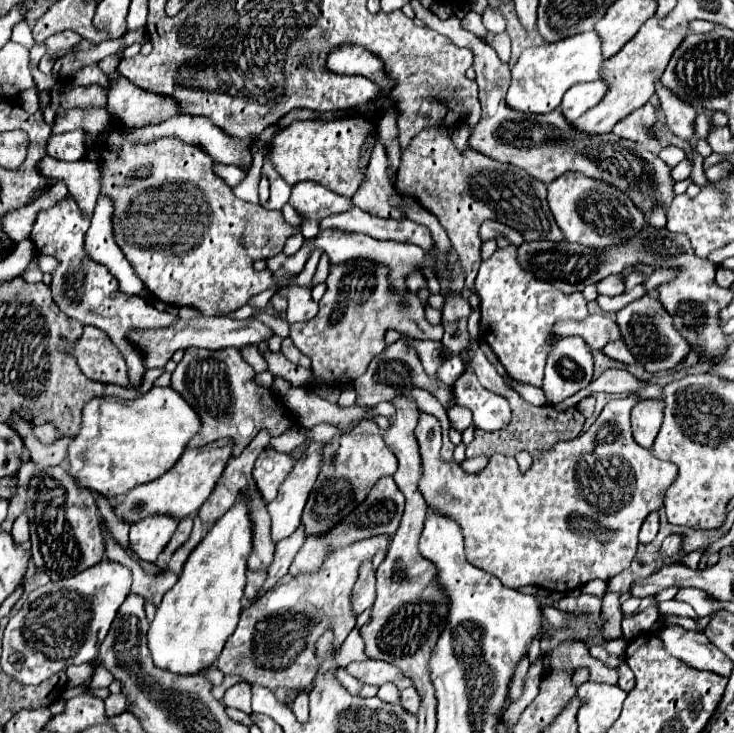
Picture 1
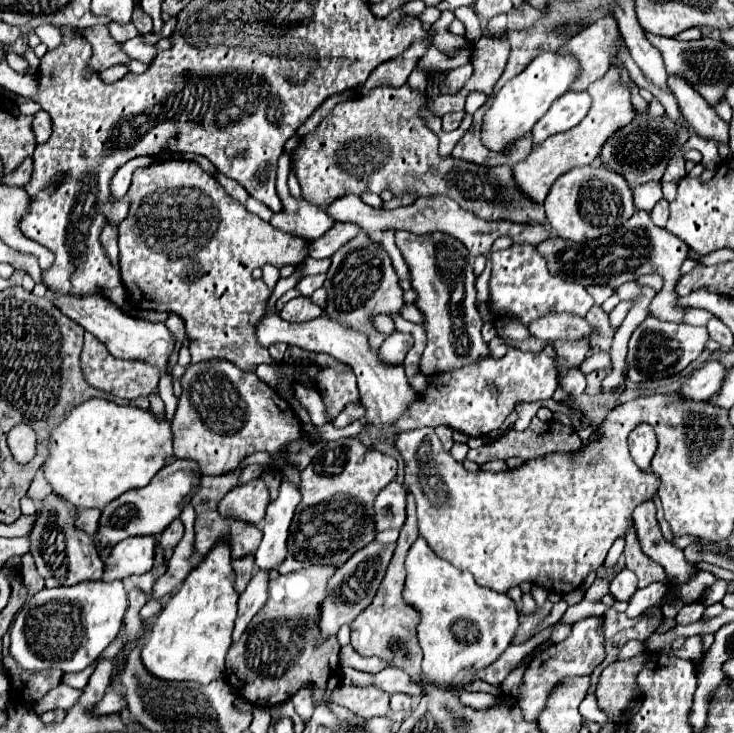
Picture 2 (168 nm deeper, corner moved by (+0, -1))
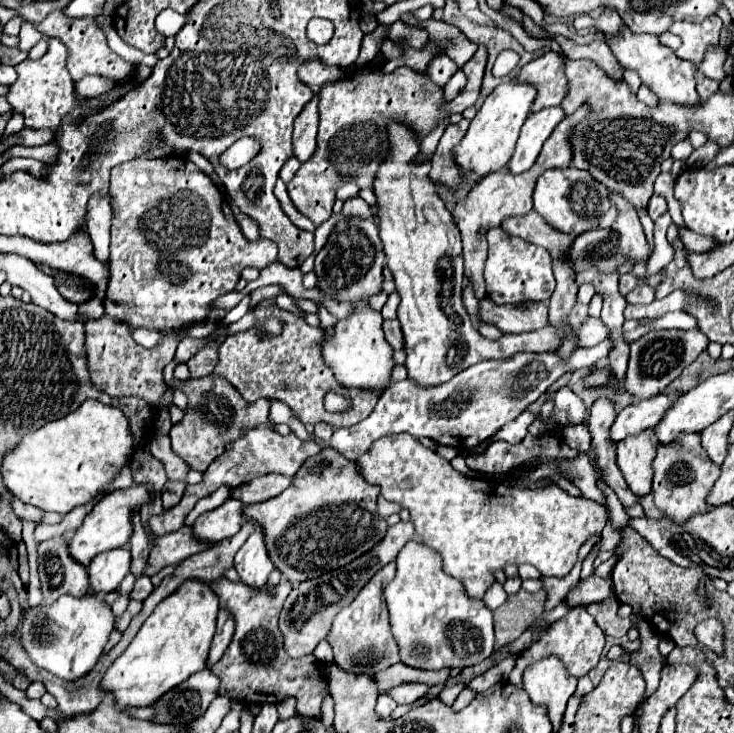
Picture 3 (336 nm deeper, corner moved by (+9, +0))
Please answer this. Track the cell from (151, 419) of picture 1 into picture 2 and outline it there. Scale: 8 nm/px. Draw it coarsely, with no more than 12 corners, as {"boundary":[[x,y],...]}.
{"boundary":[[102,398],[48,438],[52,492],[102,510],[174,456],[170,422]]}

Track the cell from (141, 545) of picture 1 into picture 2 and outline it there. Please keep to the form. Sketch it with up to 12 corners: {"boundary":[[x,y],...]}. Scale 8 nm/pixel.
{"boundary":[[154,536],[118,542],[102,580],[124,580],[154,564]]}

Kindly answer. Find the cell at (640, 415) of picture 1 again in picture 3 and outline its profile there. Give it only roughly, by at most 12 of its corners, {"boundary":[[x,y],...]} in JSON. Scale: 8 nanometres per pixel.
{"boundary":[[649,431],[617,443],[617,465],[639,497],[651,491]]}

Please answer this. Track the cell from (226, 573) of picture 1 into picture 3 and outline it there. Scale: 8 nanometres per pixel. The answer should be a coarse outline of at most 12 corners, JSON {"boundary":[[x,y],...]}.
{"boundary":[[165,597],[107,669],[121,709],[149,707],[207,667],[219,597]]}

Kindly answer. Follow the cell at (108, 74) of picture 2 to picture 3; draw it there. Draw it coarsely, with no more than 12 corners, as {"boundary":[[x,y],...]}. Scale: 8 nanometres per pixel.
{"boundary":[[99,75],[77,81],[79,97],[97,97],[115,85]]}

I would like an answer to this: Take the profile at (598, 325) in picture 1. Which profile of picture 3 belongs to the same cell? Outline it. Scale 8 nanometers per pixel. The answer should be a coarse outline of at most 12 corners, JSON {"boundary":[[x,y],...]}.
{"boundary":[[481,301],[481,319],[503,333],[549,325],[547,305]]}

